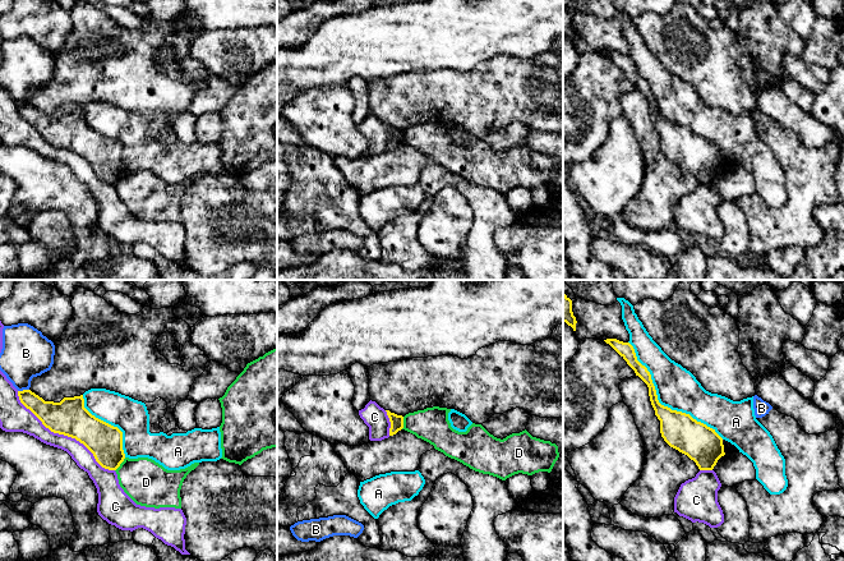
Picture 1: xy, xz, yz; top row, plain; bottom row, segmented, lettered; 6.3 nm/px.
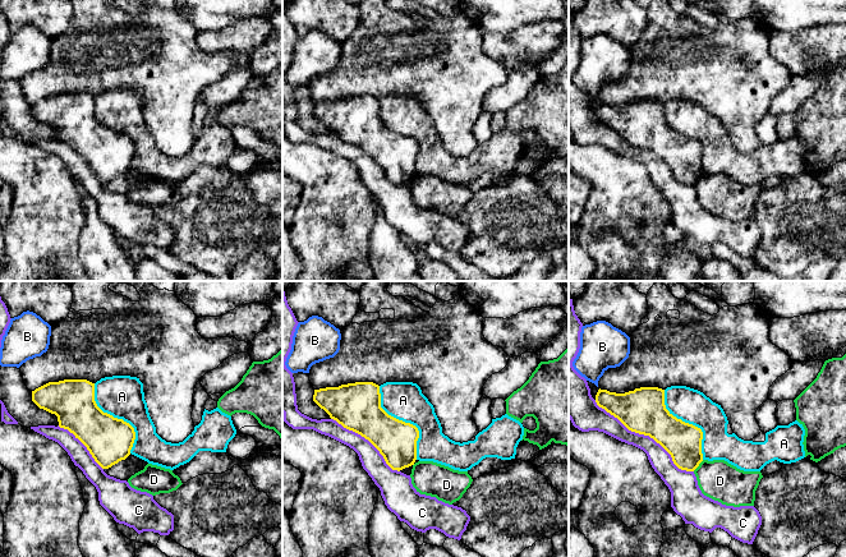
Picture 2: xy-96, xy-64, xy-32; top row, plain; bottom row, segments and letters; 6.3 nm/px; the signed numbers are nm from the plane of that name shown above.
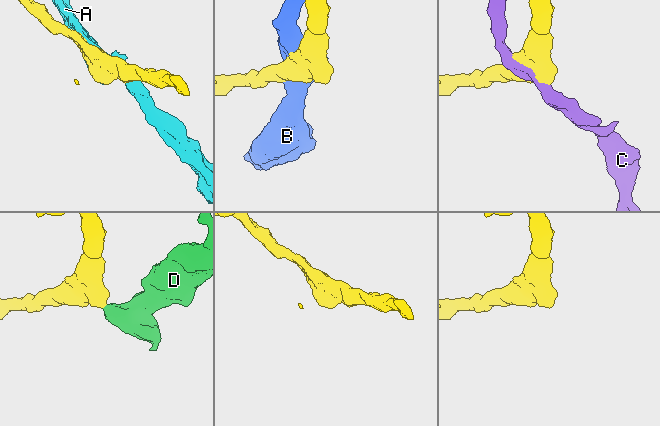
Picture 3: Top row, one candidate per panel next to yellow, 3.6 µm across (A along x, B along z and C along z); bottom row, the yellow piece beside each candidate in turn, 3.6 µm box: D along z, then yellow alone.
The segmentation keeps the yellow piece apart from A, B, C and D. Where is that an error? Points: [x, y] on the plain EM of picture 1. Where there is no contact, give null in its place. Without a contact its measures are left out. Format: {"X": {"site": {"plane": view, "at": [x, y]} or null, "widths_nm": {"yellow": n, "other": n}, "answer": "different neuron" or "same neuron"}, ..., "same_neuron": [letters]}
{"A": {"site": {"plane": "yz", "at": [660, 118]}, "widths_nm": {"yellow": 220, "other": 260}, "answer": "different neuron"}, "B": {"site": {"plane": "xy", "at": [23, 104]}, "widths_nm": {"yellow": 180, "other": 320}, "answer": "different neuron"}, "C": {"site": {"plane": "xy", "at": [64, 148]}, "widths_nm": {"yellow": 240, "other": 140}, "answer": "different neuron"}, "D": {"site": {"plane": "xy", "at": [120, 176]}, "widths_nm": {"yellow": 220, "other": 280}, "answer": "different neuron"}, "same_neuron": []}

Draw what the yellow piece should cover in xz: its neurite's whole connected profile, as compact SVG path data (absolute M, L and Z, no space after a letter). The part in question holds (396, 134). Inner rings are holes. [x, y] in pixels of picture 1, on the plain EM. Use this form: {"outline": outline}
{"outline": "M389 124L386 125L391 135L389 150L393 150L403 142L403 130L391 127Z"}

